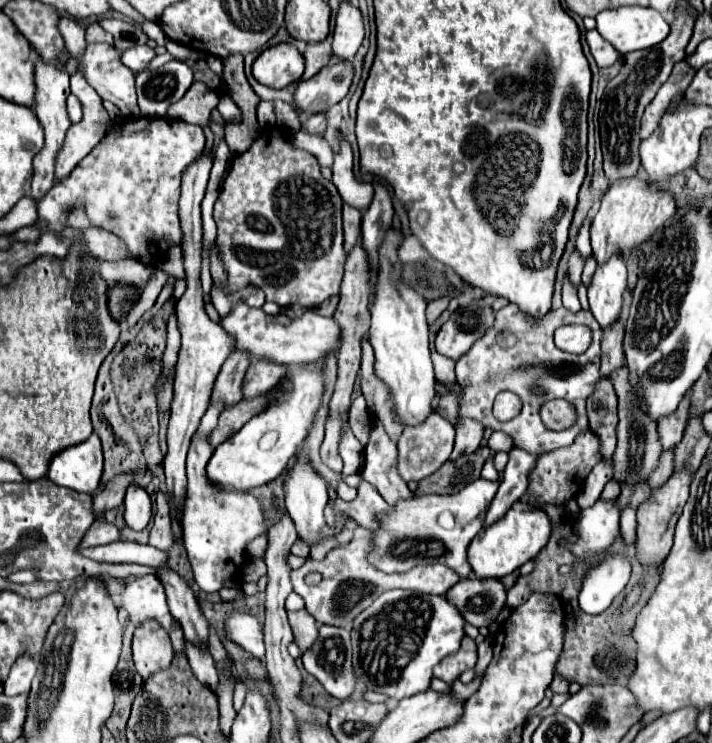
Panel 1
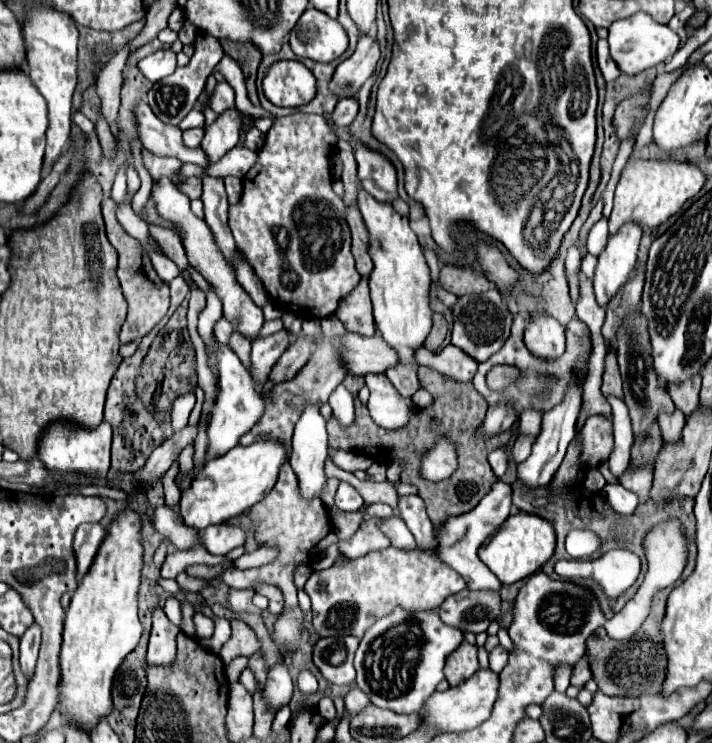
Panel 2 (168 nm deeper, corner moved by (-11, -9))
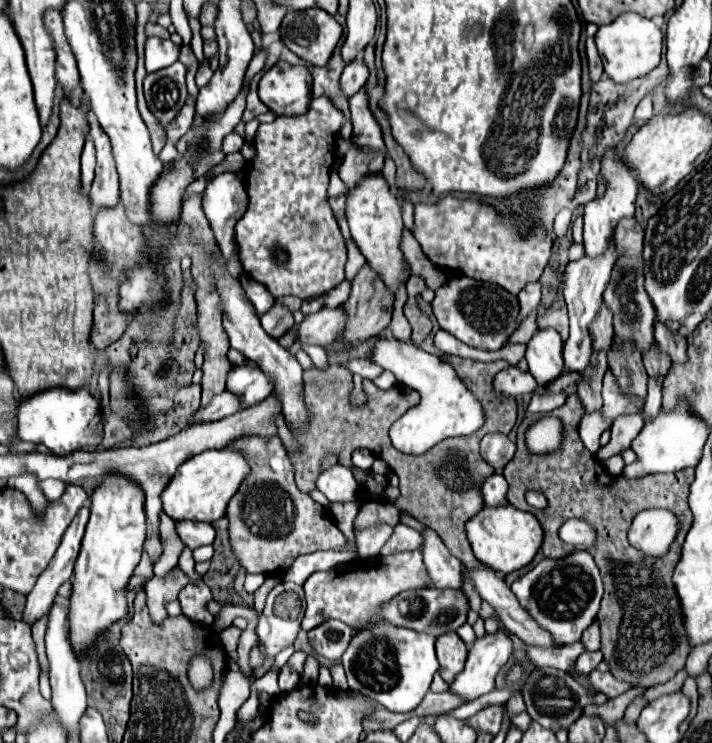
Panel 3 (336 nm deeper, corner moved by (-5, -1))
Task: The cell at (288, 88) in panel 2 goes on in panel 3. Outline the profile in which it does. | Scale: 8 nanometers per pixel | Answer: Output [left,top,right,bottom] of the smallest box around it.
[258,62,312,116]

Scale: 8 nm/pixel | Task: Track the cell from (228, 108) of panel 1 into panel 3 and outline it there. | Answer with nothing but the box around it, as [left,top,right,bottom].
[196,58,212,88]

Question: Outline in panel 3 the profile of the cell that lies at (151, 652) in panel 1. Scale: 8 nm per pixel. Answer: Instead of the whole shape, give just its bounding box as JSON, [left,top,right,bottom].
[144,568,190,622]

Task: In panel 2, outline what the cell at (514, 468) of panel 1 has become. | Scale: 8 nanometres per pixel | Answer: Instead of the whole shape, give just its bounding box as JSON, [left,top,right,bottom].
[518,388,580,488]

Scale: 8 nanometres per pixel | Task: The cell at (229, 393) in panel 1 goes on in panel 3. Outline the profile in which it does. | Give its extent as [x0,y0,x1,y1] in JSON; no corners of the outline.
[260,302,294,338]

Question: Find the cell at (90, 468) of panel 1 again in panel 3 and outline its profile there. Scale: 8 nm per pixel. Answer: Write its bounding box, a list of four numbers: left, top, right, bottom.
[18,388,100,454]

